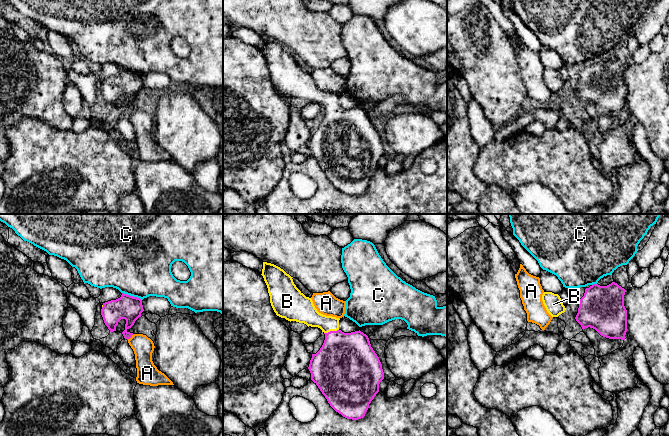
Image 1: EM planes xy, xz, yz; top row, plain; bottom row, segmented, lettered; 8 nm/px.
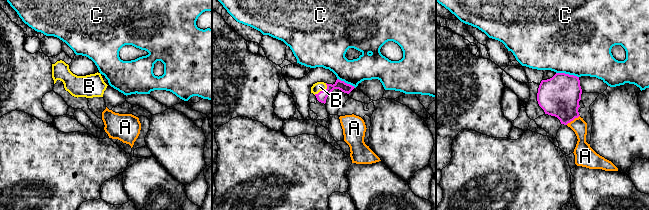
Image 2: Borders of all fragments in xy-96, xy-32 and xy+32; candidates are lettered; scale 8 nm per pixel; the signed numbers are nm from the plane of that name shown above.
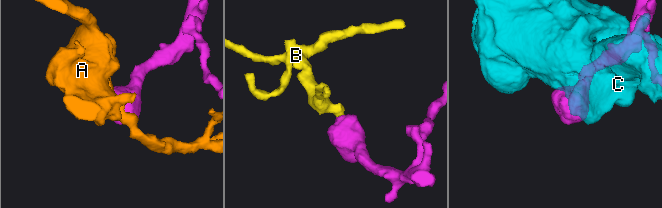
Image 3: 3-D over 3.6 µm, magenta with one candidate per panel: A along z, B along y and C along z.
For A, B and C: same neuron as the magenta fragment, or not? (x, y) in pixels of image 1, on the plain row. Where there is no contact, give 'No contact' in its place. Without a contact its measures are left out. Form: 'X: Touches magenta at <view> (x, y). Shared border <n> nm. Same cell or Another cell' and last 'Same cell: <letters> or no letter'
A: Touches magenta at xy (130, 113). Shared border 80 nm. Another cell
B: Touches magenta at xz (331, 107). Shared border 120 nm. Same cell
C: Touches magenta at xy (132, 72). Shared border 170 nm. Another cell
Same cell: B

